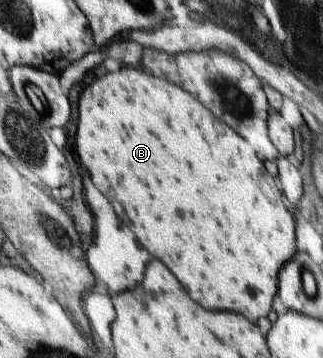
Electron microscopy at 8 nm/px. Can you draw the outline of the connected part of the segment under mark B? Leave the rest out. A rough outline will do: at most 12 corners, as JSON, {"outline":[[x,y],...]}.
{"outline":[[125,64],[78,158],[206,310],[252,323],[296,254],[262,160]]}

